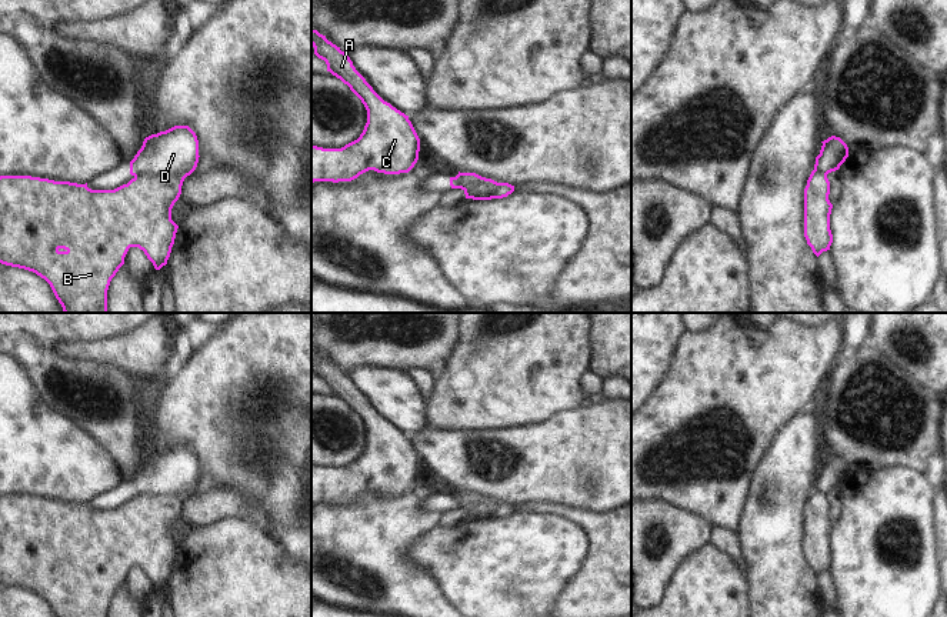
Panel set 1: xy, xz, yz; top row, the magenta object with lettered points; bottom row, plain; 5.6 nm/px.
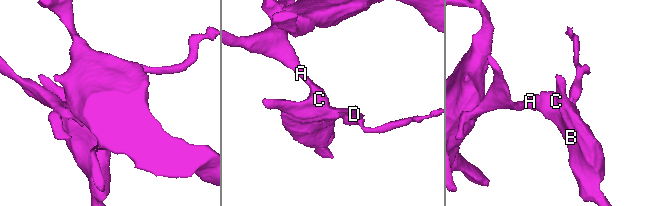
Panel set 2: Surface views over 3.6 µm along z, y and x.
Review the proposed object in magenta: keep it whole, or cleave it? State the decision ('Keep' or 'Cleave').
Cleave.

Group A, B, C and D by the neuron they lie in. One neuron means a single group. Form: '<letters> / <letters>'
A B C / D

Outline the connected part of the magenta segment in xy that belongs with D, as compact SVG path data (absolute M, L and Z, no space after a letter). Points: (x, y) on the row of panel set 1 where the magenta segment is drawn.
M174 126L144 139L130 161L131 176L171 176L183 180L199 163L199 140L189 126Z

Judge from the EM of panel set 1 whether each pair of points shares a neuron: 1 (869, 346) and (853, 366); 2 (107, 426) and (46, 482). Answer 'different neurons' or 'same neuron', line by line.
1: same neuron
2: different neurons

